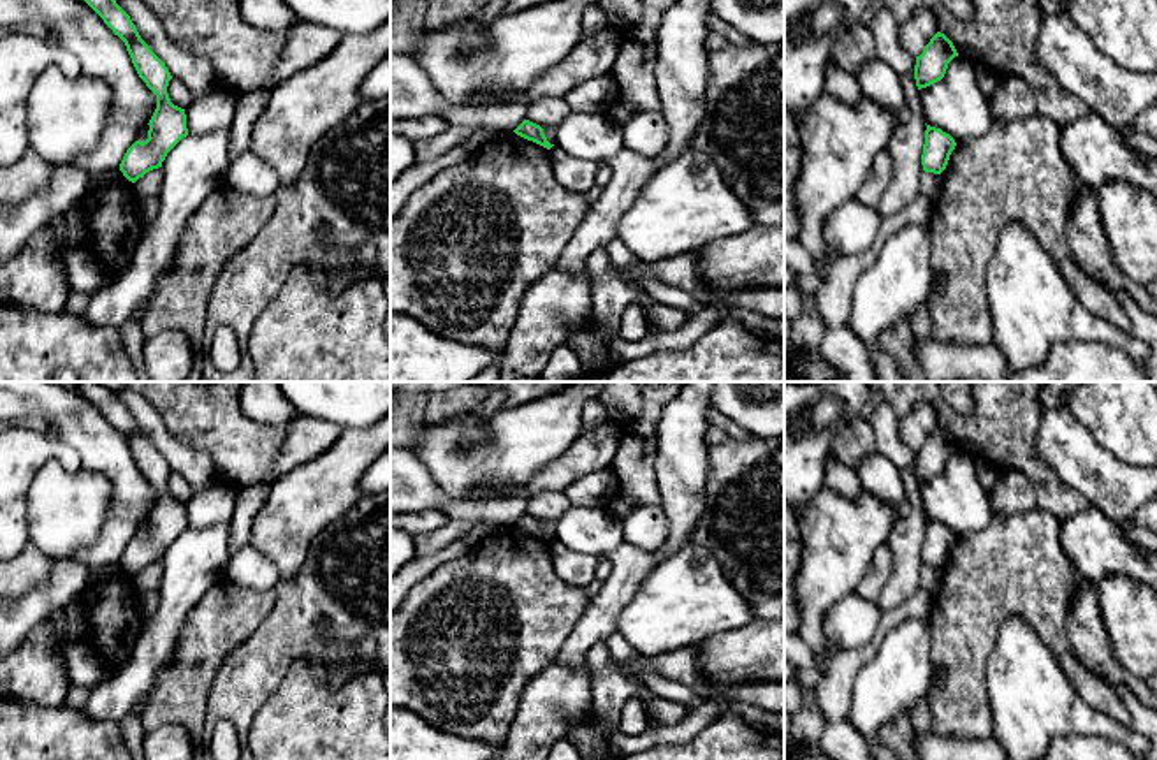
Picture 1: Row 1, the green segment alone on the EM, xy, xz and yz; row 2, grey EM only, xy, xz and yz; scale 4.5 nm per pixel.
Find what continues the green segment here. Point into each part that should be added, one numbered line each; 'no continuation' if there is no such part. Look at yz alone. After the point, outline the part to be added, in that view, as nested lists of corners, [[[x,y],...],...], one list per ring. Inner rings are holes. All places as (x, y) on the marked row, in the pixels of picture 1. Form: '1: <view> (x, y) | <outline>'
no continuation

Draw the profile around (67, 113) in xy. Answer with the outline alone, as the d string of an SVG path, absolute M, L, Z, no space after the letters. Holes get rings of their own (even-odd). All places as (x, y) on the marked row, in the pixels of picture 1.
M47 65L26 102L30 148L51 167L69 165L102 137L111 118L113 90L84 74Z

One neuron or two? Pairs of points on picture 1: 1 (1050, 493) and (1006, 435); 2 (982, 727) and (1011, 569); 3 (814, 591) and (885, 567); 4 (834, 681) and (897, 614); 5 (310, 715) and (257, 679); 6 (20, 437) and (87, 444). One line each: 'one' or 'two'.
1: one
2: one
3: two
4: one
5: two
6: two

